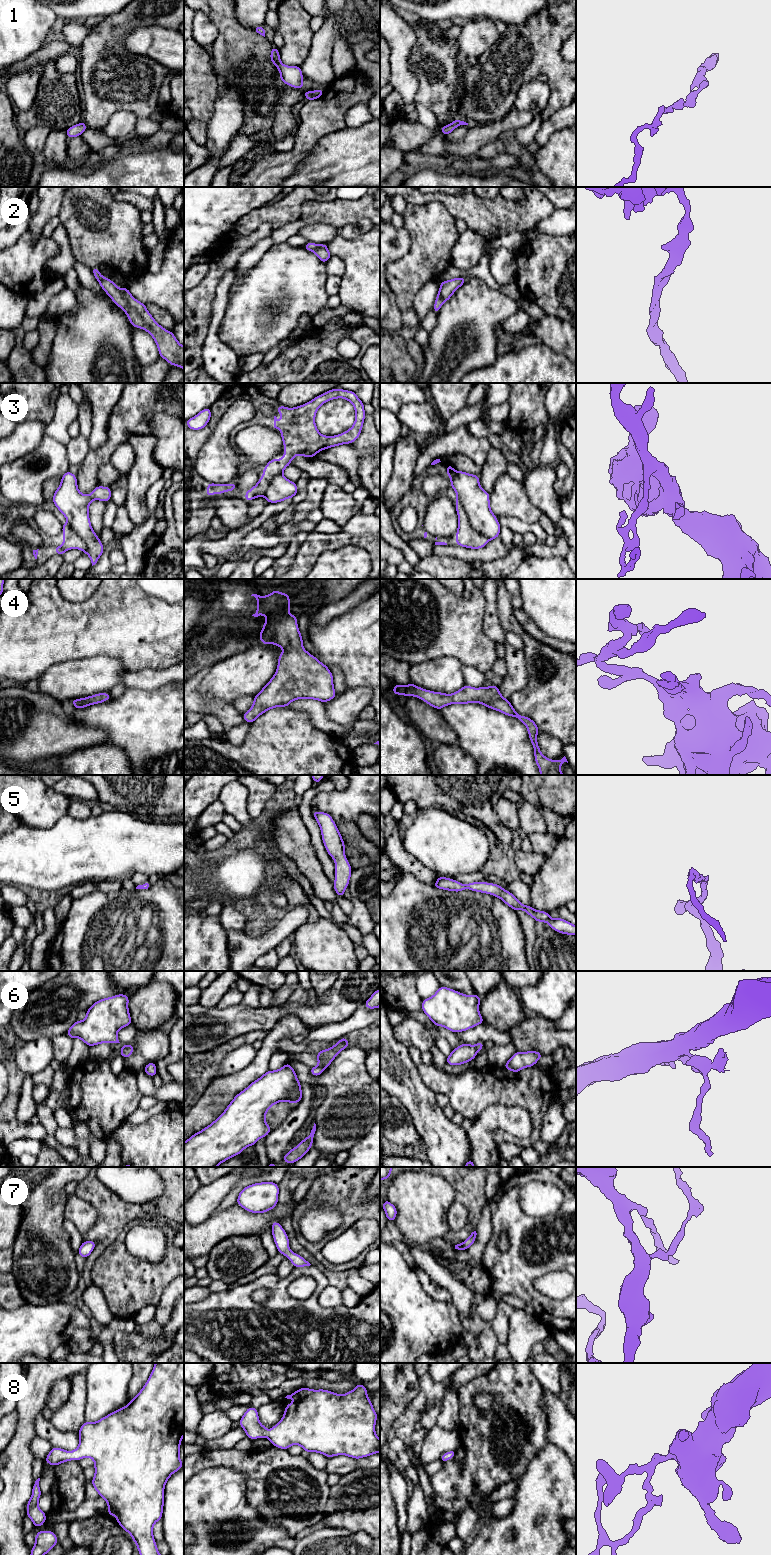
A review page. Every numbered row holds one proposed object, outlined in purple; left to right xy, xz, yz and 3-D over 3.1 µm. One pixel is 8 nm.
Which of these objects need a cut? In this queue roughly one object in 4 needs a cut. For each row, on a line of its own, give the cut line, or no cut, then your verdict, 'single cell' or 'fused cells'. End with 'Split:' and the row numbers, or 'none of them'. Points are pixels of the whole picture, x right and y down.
1: no cut; single cell
2: no cut; single cell
3: cut in yz along (457, 496), (470, 524), (488, 540); fused cells
4: no cut; single cell
5: no cut; single cell
6: cut in xz along (318, 1064), (323, 1068); fused cells
7: no cut; single cell
8: no cut; single cell
Split: 3, 6

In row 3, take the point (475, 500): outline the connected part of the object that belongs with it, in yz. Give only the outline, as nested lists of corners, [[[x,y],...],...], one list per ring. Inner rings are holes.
[[[455,471],[450,486],[463,505],[472,527],[488,541],[499,537],[501,526],[490,508],[490,493],[481,488],[479,476]]]

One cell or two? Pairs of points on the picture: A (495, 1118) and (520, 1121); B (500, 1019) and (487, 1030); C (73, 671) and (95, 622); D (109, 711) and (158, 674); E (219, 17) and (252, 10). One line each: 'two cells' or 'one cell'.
A: one cell
B: two cells
C: two cells
D: two cells
E: two cells

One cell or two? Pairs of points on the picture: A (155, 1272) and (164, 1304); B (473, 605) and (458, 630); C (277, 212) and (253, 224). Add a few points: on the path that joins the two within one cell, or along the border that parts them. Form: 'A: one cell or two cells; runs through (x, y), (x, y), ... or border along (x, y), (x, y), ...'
A: two cells; border along (173, 1279), (155, 1306)
B: one cell; runs through (471, 611), (458, 624)
C: one cell; runs through (271, 213), (263, 214), (259, 218)

